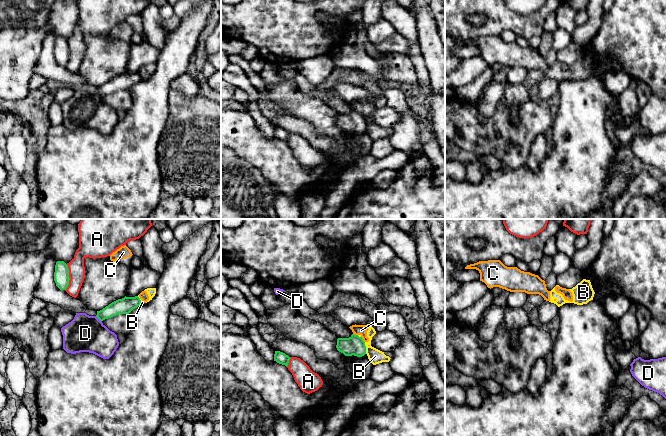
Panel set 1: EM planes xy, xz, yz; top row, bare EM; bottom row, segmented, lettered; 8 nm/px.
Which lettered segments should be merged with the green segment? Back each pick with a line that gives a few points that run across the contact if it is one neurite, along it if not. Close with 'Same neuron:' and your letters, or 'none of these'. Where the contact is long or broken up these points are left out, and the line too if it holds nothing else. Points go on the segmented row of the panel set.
Same neuron: none of these

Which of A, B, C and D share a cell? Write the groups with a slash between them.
A / B C / D

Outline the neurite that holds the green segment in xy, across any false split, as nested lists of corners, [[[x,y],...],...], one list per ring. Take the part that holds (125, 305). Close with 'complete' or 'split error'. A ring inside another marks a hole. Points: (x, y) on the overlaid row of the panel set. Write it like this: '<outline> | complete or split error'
[[[138,296],[135,297],[124,297],[122,299],[118,299],[100,311],[97,311],[96,317],[103,321],[105,319],[111,318],[118,314],[126,314],[128,315],[133,309],[140,306],[141,300]]] | complete

